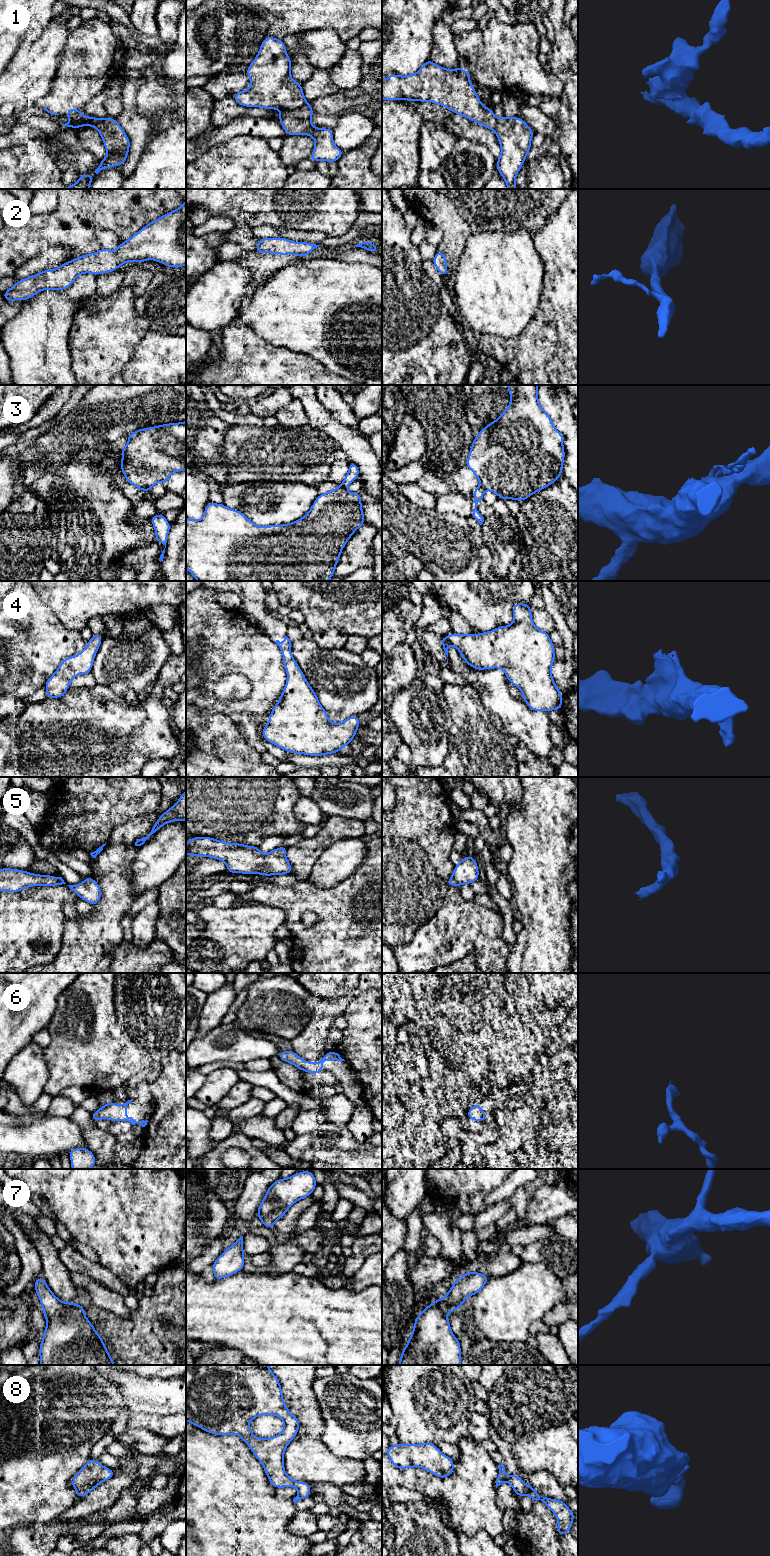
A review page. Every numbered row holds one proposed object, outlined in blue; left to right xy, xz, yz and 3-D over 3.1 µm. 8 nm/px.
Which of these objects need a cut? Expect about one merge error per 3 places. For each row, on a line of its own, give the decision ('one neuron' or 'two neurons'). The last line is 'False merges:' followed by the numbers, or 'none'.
1: two neurons
2: one neuron
3: two neurons
4: one neuron
5: one neuron
6: one neuron
7: one neuron
8: one neuron
False merges: 1, 3

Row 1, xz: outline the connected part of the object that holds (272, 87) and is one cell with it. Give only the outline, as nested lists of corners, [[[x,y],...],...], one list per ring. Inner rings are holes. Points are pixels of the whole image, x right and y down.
[[[267,36],[245,73],[250,77],[251,88],[235,93],[233,98],[239,105],[247,108],[286,110],[300,108],[307,104],[302,86],[290,76],[291,58],[286,54],[286,46],[282,40]]]

